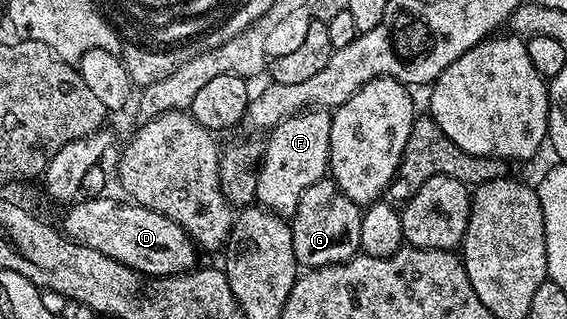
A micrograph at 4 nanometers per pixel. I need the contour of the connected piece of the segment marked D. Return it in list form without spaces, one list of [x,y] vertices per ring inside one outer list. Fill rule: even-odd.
[[[102,196],[74,201],[66,209],[70,210],[65,214],[64,233],[73,241],[83,244],[87,248],[95,248],[95,252],[103,252],[103,256],[114,258],[119,264],[131,267],[142,276],[150,274],[150,279],[153,280],[172,278],[174,274],[188,274],[190,270],[194,269],[193,250],[195,251],[195,243],[183,227],[175,224],[175,220],[171,220],[154,210],[148,210],[146,206],[138,206],[132,200],[116,202],[115,199],[109,197]]]

